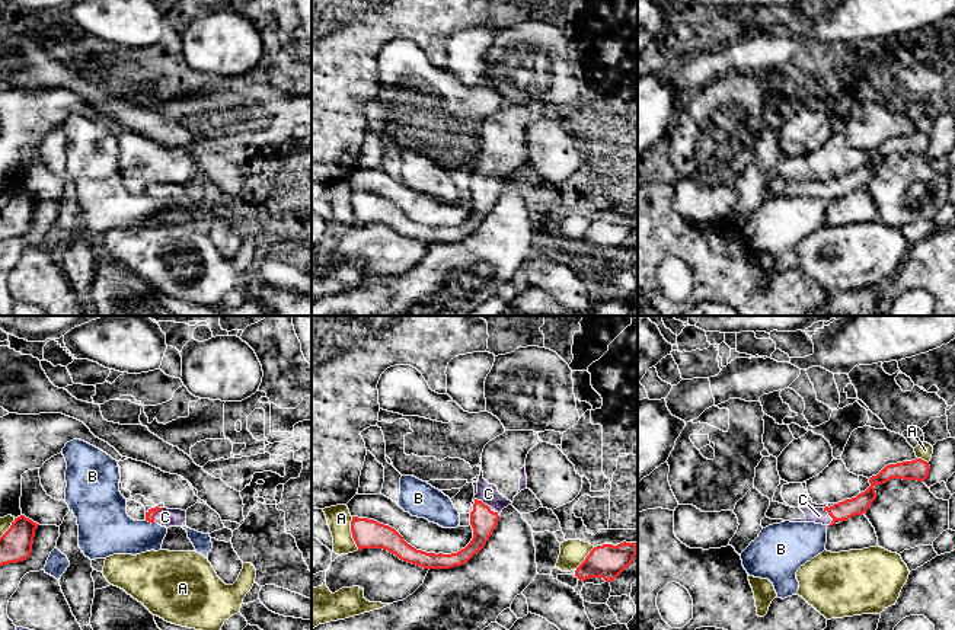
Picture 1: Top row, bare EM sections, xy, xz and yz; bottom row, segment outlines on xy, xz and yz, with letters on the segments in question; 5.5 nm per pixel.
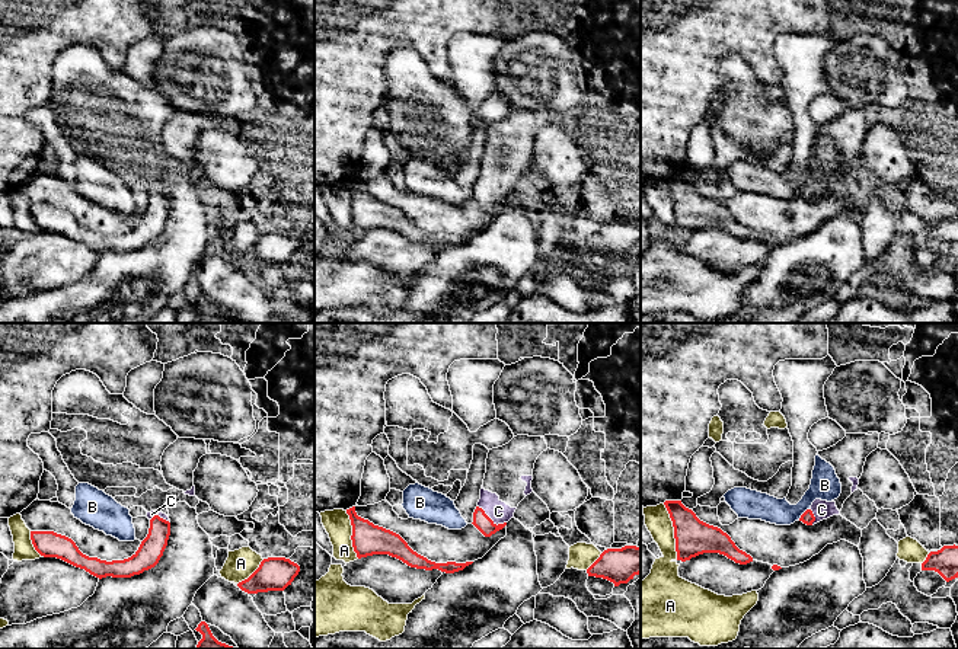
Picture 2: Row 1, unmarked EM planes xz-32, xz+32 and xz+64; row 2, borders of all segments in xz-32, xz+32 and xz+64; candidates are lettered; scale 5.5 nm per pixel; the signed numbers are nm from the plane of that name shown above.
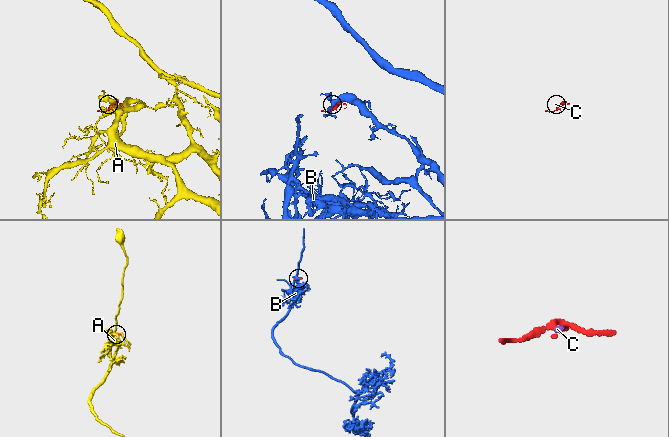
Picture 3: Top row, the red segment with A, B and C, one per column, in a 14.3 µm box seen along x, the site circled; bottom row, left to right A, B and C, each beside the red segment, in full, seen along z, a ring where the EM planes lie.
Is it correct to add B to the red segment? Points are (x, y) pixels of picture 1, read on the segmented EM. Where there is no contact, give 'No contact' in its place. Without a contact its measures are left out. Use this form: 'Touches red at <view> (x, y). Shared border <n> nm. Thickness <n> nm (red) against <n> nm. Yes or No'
Touches red at xy (150, 521). Shared border 60 nm. Thickness 50 nm (red) against 280 nm. No

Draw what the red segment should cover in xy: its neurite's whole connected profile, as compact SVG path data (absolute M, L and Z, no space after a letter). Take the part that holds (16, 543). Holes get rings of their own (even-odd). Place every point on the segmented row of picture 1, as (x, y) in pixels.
M20 515L0 537L0 566L26 560L32 553L35 530L39 524Z

